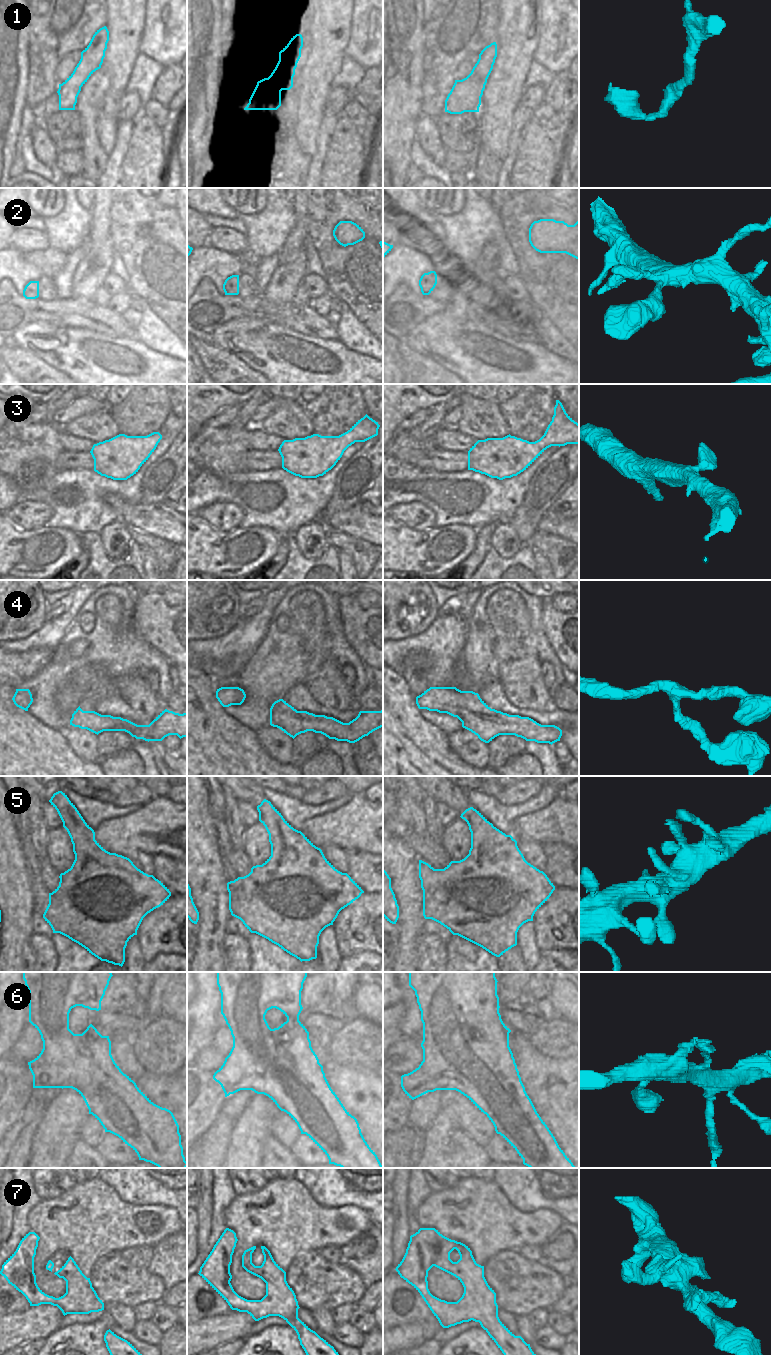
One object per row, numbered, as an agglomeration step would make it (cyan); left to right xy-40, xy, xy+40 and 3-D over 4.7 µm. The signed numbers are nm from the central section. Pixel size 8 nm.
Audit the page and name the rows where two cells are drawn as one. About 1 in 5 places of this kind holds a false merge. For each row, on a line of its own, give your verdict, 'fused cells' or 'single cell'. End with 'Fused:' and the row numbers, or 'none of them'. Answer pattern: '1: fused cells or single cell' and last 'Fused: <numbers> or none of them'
1: single cell
2: single cell
3: single cell
4: single cell
5: single cell
6: single cell
7: single cell
Fused: none of them

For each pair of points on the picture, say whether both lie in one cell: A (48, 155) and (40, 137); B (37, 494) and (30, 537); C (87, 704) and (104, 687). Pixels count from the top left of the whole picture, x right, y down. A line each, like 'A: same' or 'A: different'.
A: same
B: different
C: same

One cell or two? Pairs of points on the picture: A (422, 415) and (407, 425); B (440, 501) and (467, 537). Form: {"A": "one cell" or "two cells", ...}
{"A": "one cell", "B": "two cells"}

